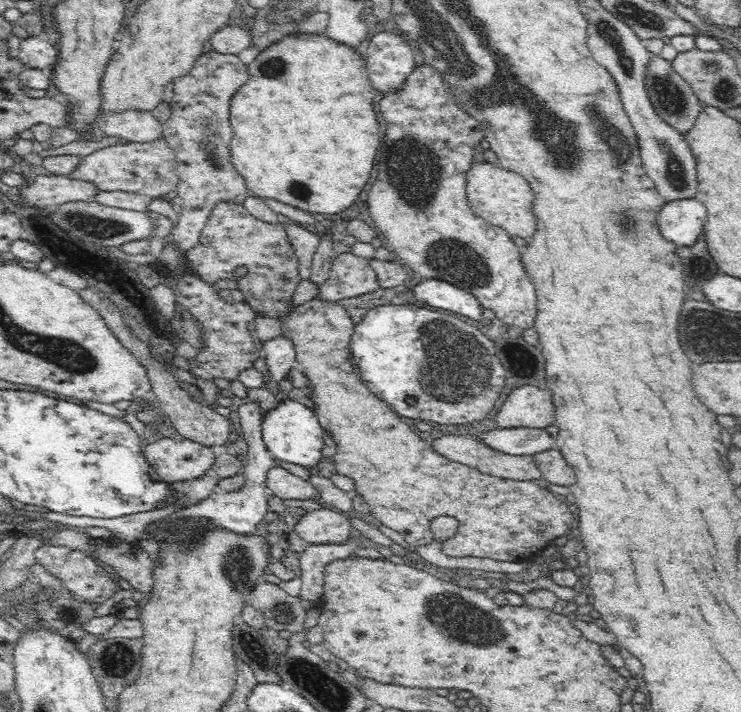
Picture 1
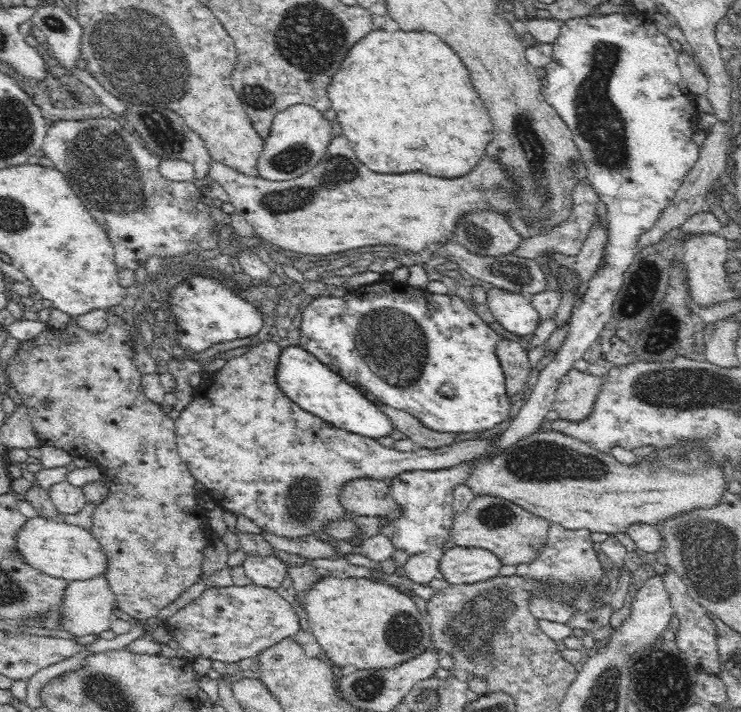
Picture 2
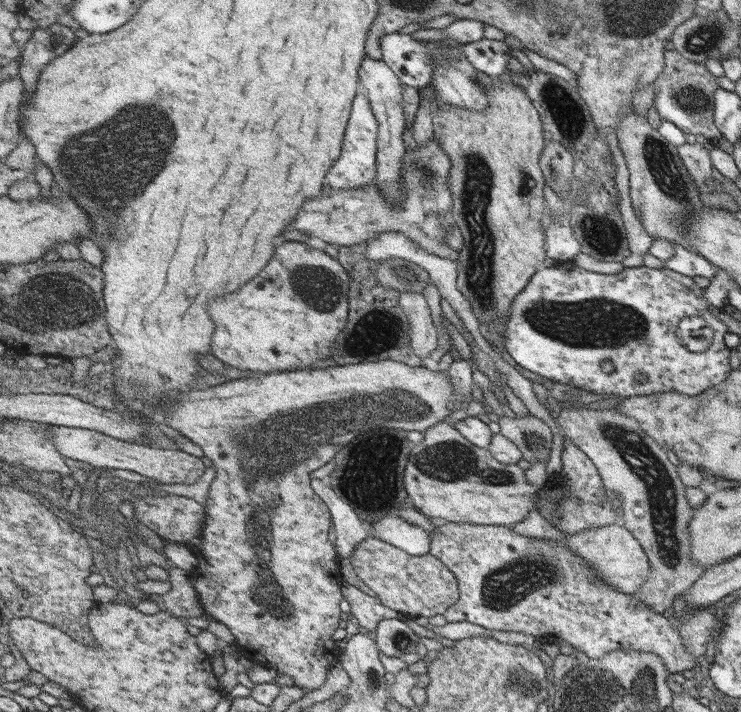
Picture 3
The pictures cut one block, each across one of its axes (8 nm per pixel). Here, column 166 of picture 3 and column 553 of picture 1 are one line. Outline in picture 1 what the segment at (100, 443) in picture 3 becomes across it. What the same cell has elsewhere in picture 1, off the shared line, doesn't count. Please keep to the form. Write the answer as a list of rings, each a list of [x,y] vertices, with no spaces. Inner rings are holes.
[[[558,448],[537,452],[533,459],[541,476],[550,483],[562,486],[574,483],[574,470],[568,466]]]

